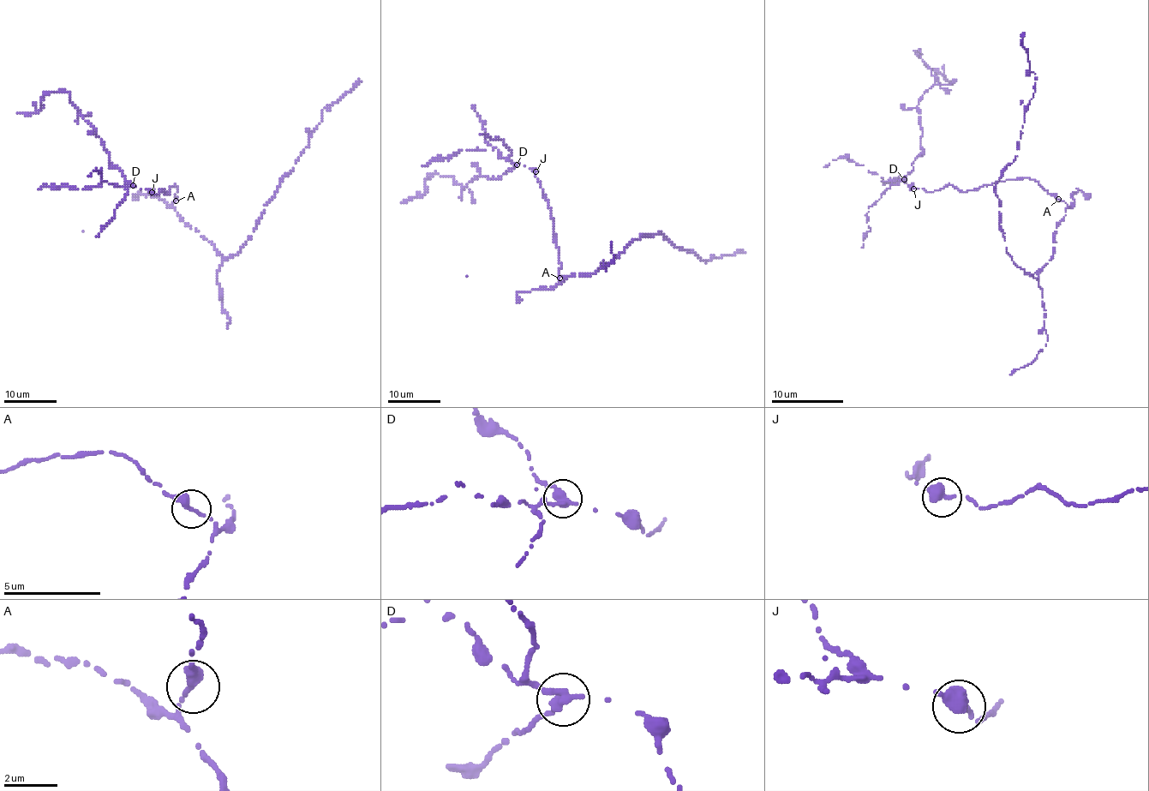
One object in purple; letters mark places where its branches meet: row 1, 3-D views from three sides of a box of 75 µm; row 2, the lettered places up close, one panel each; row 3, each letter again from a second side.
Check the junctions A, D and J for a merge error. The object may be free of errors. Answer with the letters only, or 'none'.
D

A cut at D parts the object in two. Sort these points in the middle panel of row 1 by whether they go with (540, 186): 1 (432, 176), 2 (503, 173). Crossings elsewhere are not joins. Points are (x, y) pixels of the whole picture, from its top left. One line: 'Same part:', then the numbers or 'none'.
Same part: none

